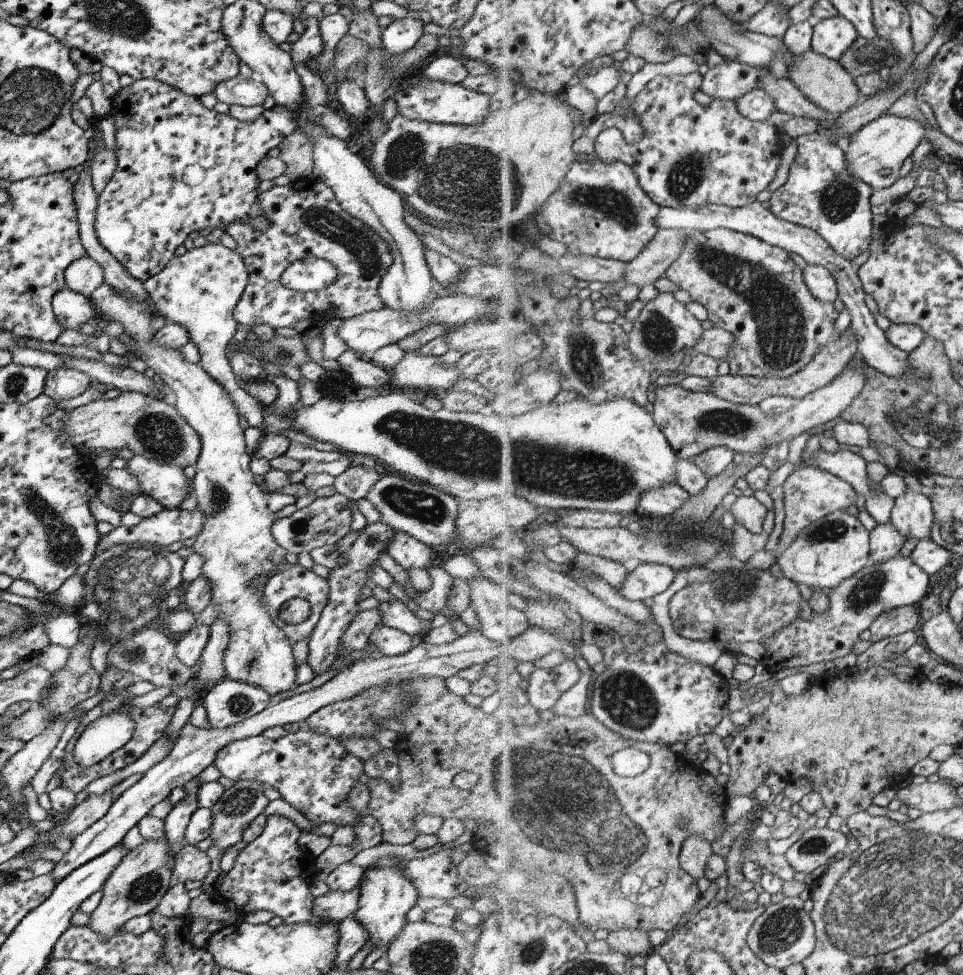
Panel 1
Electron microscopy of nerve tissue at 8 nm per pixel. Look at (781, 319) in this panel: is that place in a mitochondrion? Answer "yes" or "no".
yes

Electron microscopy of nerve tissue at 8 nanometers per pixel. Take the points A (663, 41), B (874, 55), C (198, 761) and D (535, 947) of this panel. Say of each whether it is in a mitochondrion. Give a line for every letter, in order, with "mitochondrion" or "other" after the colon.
A: mitochondrion
B: mitochondrion
C: other
D: mitochondrion

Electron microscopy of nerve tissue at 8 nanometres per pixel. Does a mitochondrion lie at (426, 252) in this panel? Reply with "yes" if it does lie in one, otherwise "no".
no

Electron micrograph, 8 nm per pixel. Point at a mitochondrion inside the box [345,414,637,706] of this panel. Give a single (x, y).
(421, 506)

